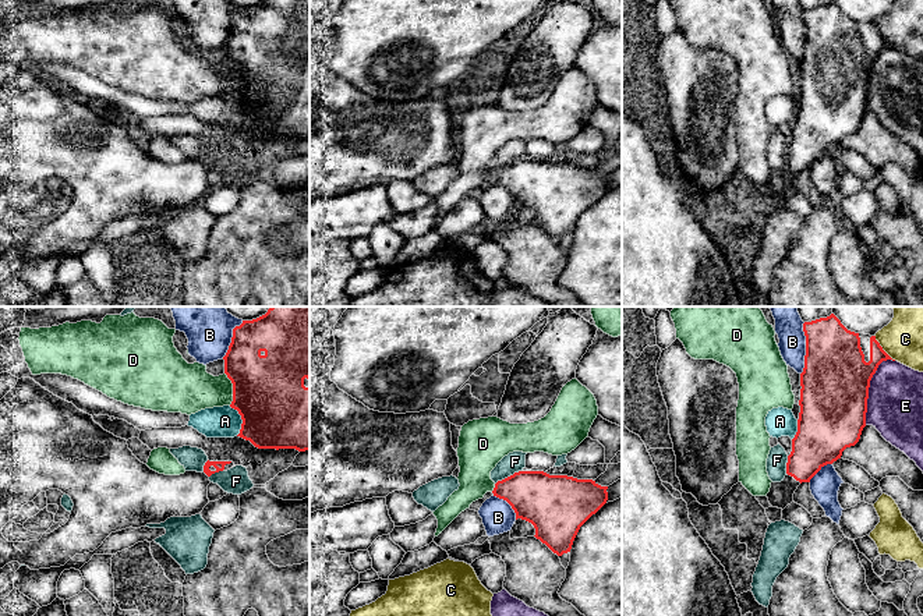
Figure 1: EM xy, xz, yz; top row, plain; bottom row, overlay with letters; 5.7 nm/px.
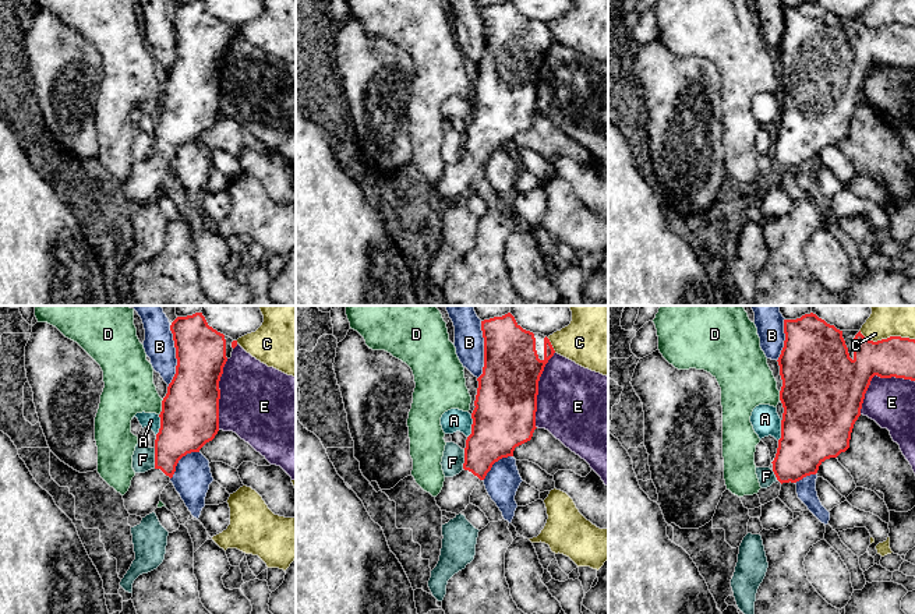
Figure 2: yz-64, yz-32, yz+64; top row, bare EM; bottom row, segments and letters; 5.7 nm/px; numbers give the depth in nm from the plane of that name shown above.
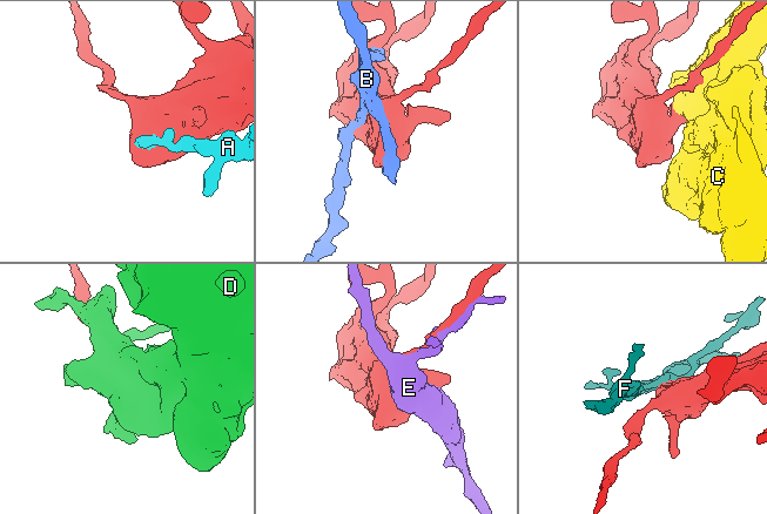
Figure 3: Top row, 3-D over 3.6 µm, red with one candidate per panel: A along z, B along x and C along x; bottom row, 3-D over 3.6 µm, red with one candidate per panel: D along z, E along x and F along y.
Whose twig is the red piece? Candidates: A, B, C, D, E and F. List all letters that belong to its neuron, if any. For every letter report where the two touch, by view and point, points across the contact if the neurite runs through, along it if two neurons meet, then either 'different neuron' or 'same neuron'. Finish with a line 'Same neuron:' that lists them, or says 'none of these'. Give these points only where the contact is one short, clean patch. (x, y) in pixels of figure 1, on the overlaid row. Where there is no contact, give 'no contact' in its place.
A: meets red in xy at (241, 418); different neuron
B: meets red in yz at (806, 349); different neuron
C: meets red in yz at (881, 349); different neuron
D: meets red in xy at (233, 389); different neuron
E: meets red in yz at (867, 389); different neuron
F: meets red in xz at (508, 477); border along xz (520, 470), (495, 484); different neuron
Same neuron: none of these

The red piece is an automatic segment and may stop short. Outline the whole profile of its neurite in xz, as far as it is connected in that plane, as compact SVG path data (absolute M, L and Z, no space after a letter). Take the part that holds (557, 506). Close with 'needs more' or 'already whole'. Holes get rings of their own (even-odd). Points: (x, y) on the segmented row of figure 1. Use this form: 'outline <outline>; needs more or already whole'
outline M519 471L498 481L492 493L512 506L516 520L531 523L534 537L562 556L570 552L580 527L607 503L607 489L593 479Z; already whole

